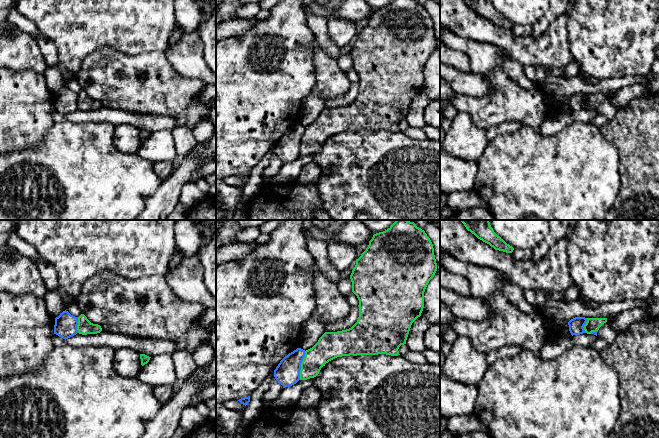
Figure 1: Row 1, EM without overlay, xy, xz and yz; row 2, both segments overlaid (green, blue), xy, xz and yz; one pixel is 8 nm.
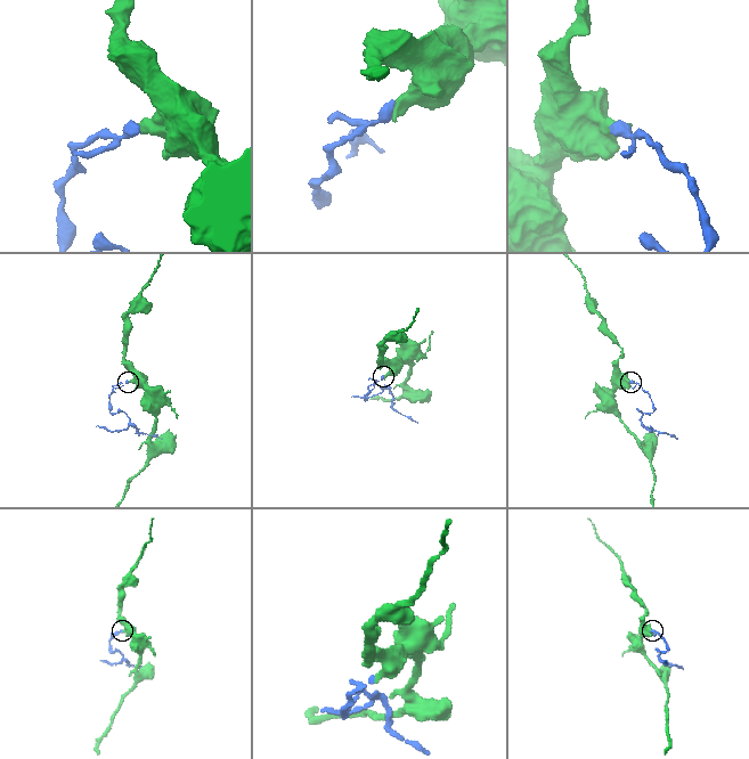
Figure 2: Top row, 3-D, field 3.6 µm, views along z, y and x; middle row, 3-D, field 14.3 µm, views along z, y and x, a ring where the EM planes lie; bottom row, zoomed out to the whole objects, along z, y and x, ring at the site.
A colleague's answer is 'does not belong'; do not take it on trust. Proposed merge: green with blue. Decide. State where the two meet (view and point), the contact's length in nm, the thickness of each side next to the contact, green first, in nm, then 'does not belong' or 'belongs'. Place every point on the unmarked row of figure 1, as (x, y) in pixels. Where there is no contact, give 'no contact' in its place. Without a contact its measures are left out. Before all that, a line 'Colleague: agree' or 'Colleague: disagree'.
Colleague: agree
meets green in xz at (301, 141); contact 240 nm long; 200 nm thick on the green side, 200 nm on the other; does not belong

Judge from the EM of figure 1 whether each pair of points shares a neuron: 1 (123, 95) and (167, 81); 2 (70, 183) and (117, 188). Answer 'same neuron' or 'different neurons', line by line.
1: same neuron
2: same neuron

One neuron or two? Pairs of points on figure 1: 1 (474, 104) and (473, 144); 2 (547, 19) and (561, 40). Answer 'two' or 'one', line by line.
1: two
2: two

